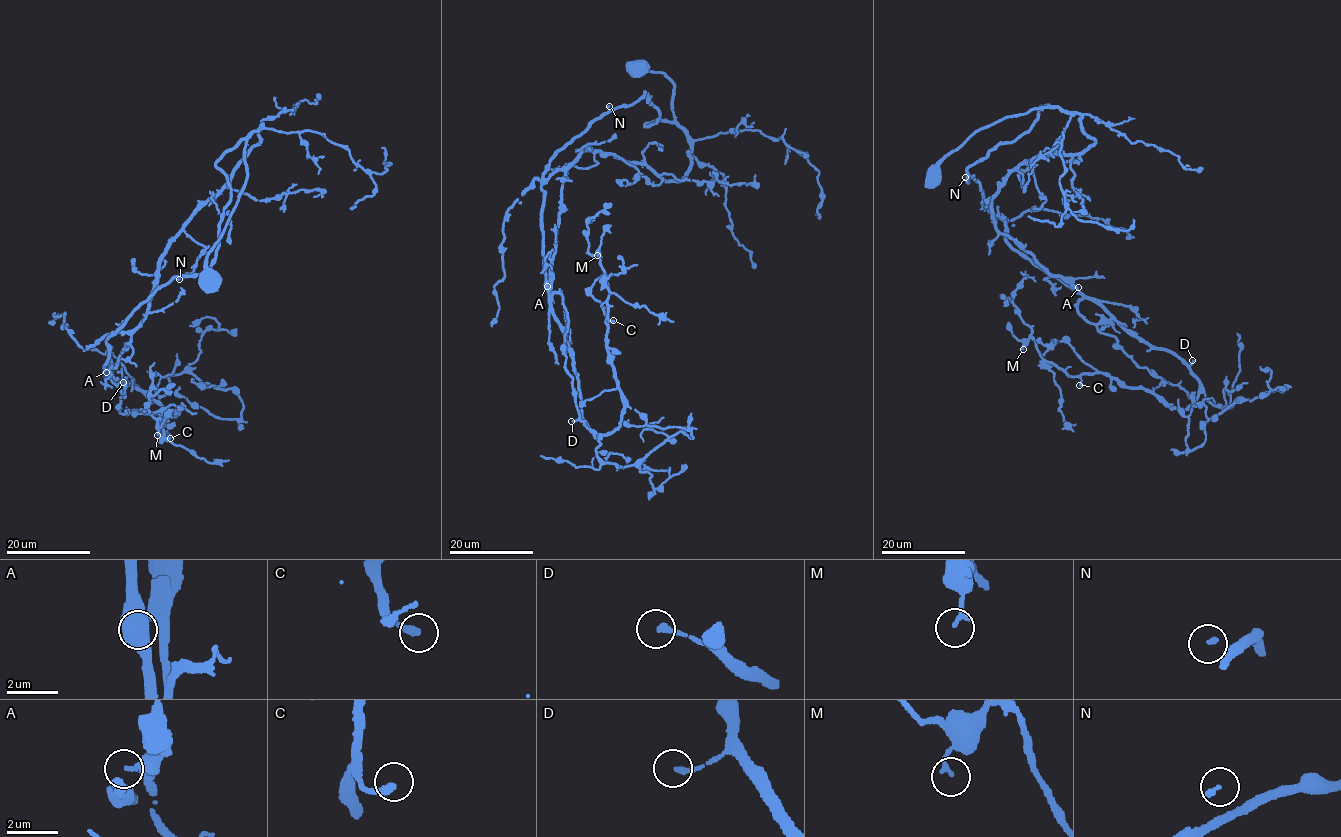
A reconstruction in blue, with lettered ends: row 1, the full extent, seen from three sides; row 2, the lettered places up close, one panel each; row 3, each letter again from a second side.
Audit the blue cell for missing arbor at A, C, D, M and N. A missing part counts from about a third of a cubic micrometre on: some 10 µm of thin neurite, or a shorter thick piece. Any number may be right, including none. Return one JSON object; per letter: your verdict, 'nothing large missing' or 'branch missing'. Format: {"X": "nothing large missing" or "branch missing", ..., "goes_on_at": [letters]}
{"A": "nothing large missing", "C": "nothing large missing", "D": "nothing large missing", "M": "nothing large missing", "N": "nothing large missing", "goes_on_at": []}

